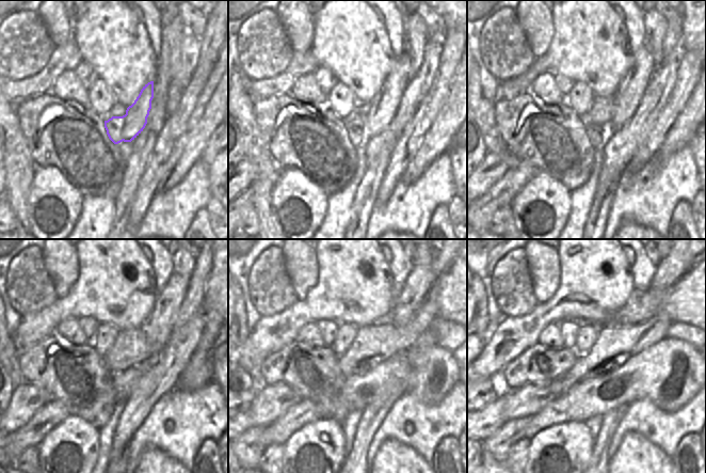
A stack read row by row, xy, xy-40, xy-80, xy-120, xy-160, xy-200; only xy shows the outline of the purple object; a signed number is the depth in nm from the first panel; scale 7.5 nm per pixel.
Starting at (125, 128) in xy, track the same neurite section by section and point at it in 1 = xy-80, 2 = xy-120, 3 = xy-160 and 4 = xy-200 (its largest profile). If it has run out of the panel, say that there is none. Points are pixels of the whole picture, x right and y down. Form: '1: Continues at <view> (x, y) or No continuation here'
1: Continues at xy-80 (632, 87)
2: Continues at xy-120 (158, 326)
3: Continues at xy-160 (407, 301)
4: Continues at xy-200 (669, 270).

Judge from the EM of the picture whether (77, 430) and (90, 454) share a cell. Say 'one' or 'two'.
one

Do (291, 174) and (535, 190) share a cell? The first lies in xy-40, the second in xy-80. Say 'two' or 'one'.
one

